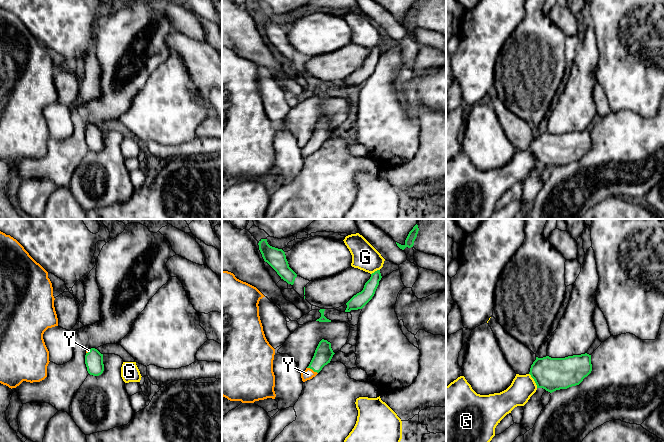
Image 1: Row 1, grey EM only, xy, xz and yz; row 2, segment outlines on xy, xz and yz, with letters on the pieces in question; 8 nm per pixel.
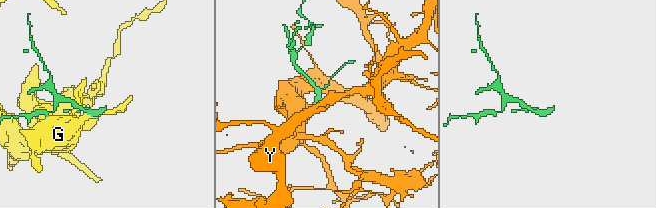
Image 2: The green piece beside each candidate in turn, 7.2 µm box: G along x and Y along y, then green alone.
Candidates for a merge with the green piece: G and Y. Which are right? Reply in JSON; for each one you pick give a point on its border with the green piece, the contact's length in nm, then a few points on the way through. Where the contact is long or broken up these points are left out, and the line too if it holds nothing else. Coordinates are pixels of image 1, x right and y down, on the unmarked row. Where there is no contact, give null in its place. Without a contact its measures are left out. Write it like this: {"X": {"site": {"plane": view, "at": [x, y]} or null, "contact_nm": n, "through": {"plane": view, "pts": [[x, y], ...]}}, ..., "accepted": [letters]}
{"Y": {"site": {"plane": "xz", "at": [312, 145]}, "contact_nm": 100, "through": {"plane": "xz", "pts": [[323, 130], [312, 145], [308, 150]]}}, "accepted": ["Y"]}

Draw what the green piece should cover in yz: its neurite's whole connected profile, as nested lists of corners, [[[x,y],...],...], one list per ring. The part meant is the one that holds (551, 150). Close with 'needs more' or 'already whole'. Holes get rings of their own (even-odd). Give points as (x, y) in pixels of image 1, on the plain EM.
[[[585,129],[565,134],[536,133],[529,150],[537,164],[543,164],[552,169],[579,161],[591,147],[591,131]]]; already whole

